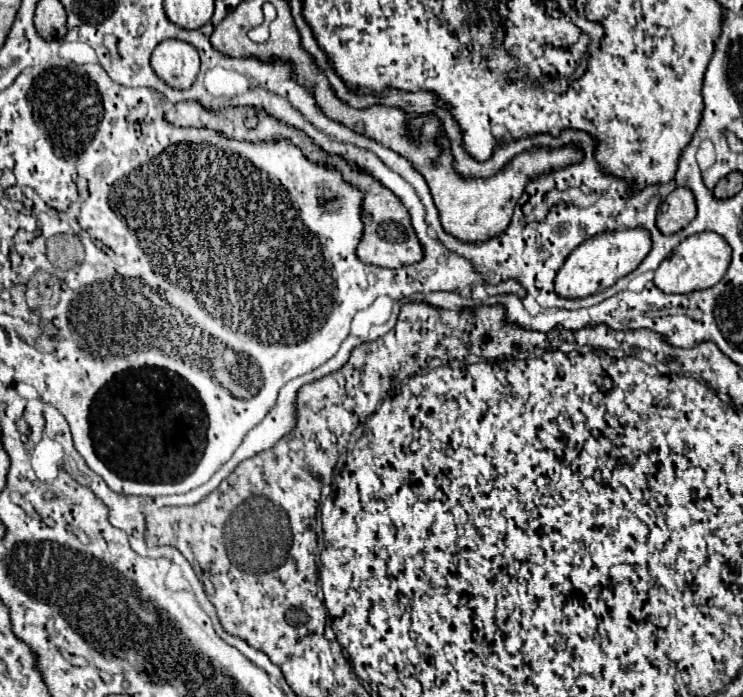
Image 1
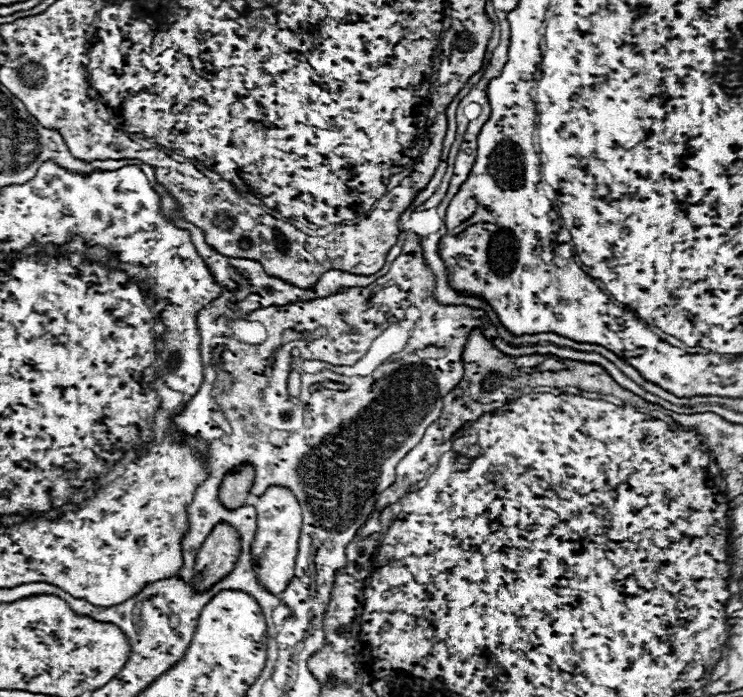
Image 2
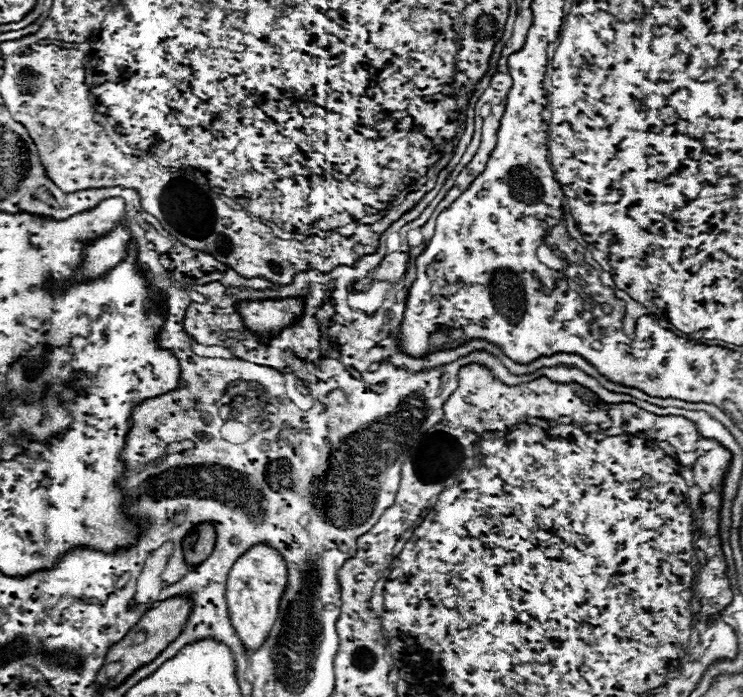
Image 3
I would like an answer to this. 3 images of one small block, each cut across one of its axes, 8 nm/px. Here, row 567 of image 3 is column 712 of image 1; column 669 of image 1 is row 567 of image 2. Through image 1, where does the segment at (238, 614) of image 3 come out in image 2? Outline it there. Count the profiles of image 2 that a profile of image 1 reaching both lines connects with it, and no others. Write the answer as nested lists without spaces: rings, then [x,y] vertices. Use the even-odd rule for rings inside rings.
[[[280,486],[266,488],[266,492],[256,500],[254,506],[256,506],[256,516],[258,516],[256,538],[252,544],[256,572],[262,584],[272,594],[278,594],[288,586],[290,578],[294,576],[294,558],[298,552],[298,538],[300,538],[300,528],[302,528],[302,508],[294,492]]]

